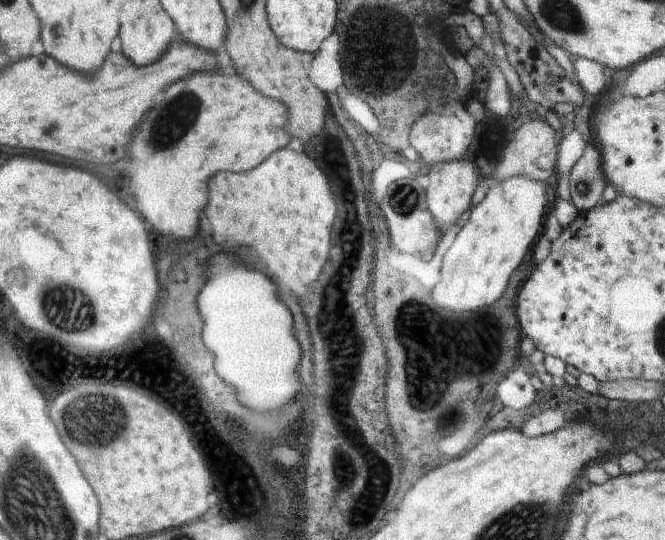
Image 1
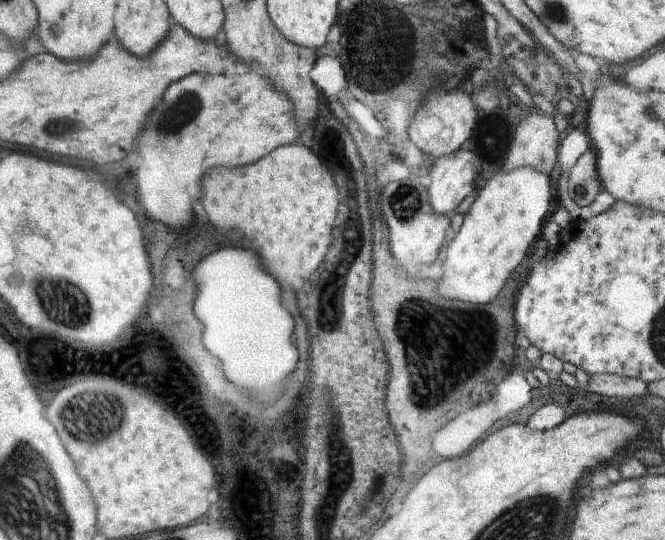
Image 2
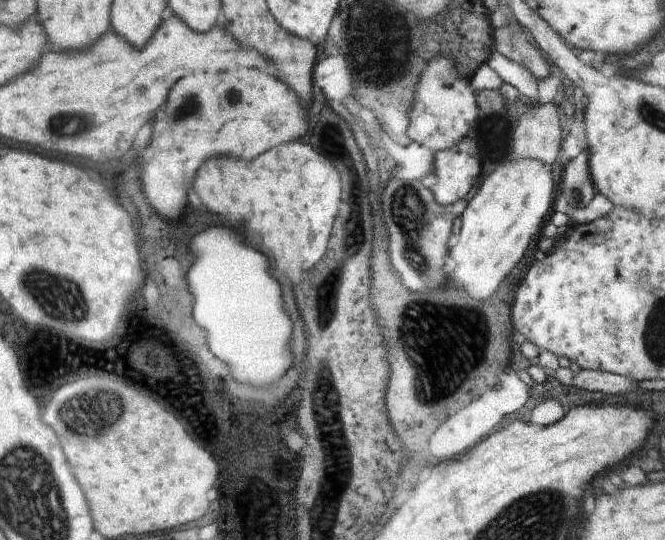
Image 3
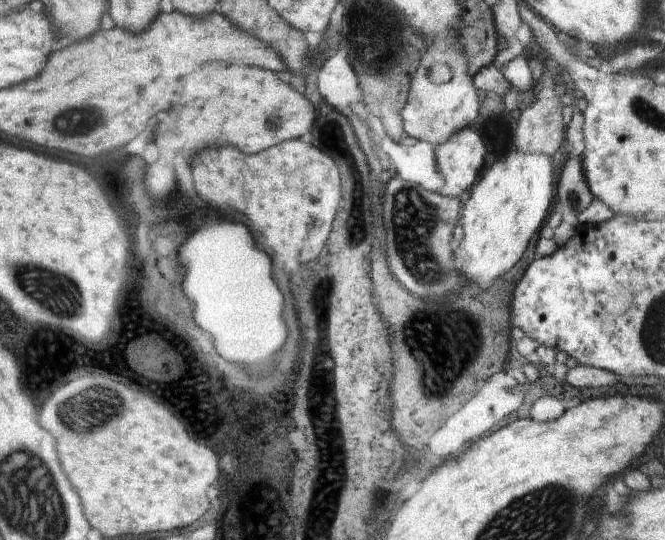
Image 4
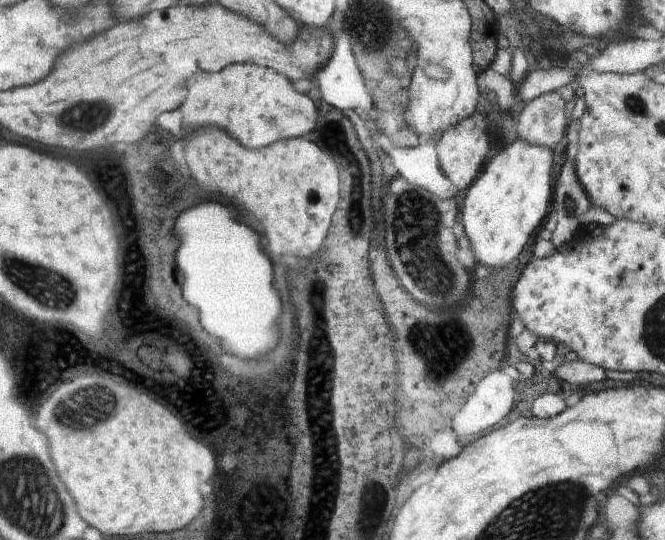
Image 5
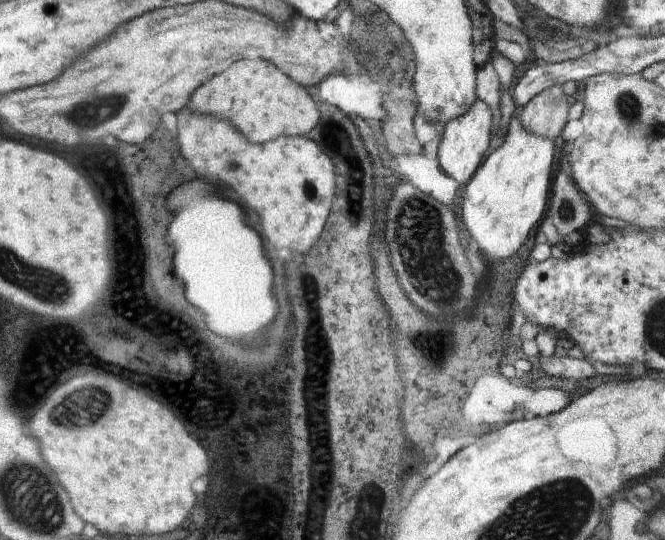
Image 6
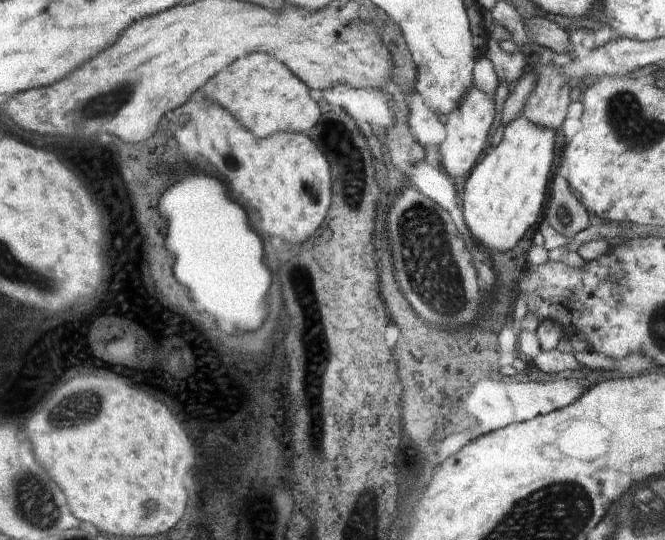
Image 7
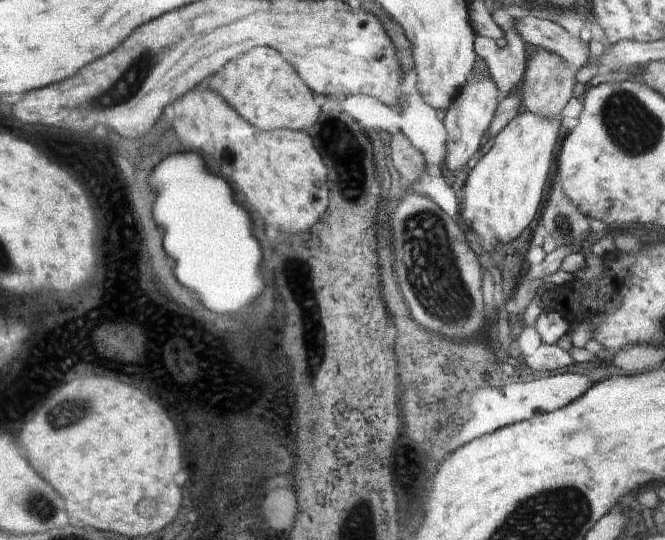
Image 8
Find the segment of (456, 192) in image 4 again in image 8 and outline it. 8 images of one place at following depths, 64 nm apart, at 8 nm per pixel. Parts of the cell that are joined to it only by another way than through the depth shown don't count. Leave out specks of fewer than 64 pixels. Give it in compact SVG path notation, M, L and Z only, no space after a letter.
M473 72L471 77L468 78L468 82L464 84L464 88L460 90L456 100L448 108L443 120L445 133L447 134L444 148L446 148L445 162L448 170L461 176L459 170L462 170L463 166L467 166L471 158L481 153L479 148L480 144L483 144L482 137L488 132L488 128L494 120L500 99L497 87L486 72Z

